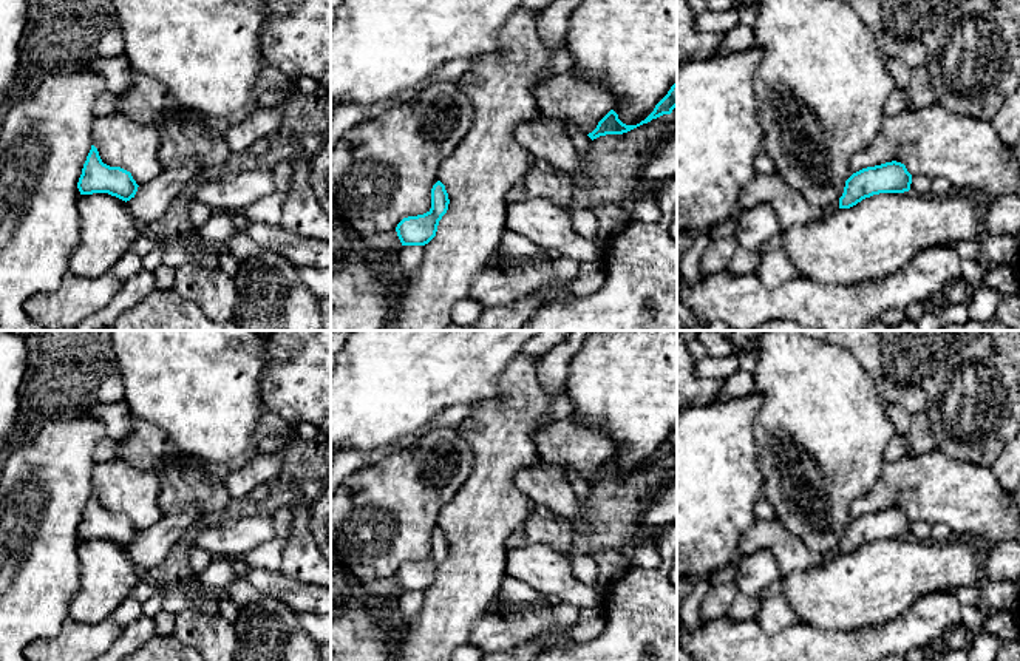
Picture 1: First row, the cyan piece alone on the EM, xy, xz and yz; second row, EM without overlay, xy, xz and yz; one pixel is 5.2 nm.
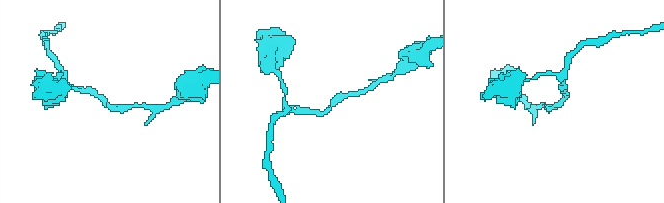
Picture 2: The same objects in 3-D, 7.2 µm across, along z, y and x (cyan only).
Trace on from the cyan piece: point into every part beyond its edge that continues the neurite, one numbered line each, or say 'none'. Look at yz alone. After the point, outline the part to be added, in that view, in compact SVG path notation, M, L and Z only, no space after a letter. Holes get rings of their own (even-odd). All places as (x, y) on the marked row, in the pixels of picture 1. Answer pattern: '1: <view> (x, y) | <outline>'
none

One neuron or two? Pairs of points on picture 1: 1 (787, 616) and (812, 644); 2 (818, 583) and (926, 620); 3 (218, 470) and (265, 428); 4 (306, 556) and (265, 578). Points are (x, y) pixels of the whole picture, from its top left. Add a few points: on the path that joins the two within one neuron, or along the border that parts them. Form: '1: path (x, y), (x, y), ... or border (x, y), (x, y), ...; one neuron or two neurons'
1: border (758, 620), (768, 632), (778, 632), (798, 621); two neurons
2: border (934, 592), (923, 593), (897, 616), (869, 626); two neurons
3: path (232, 465), (251, 451), (255, 442); one neuron
4: border (278, 572), (314, 584); two neurons

